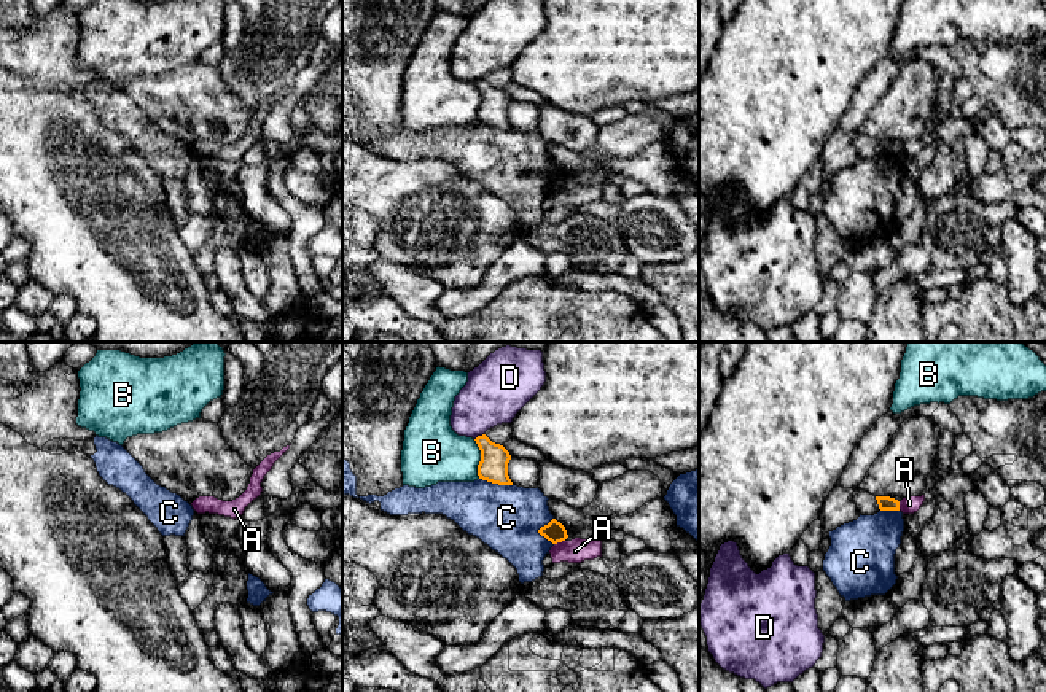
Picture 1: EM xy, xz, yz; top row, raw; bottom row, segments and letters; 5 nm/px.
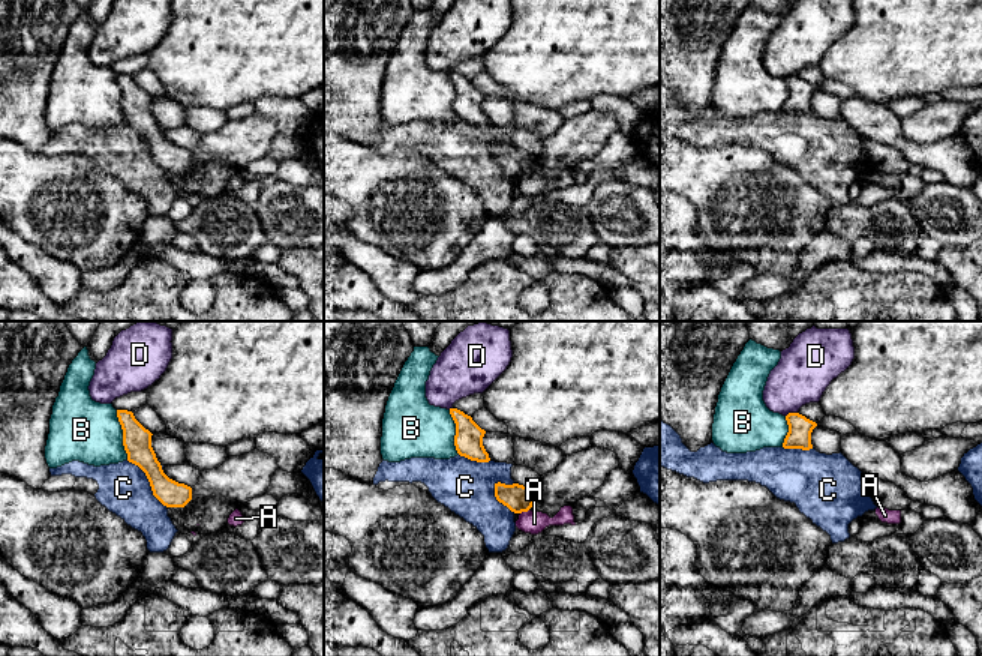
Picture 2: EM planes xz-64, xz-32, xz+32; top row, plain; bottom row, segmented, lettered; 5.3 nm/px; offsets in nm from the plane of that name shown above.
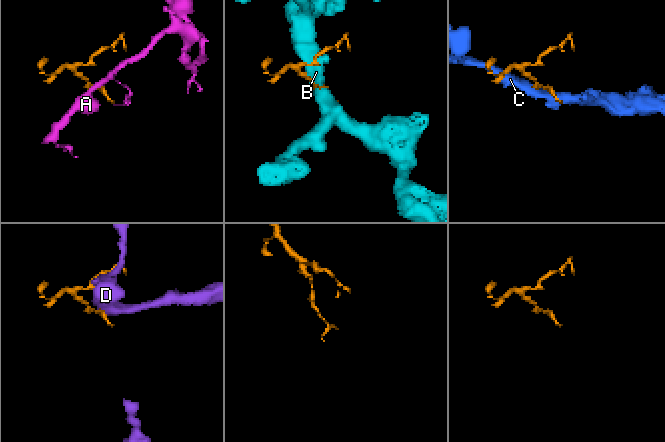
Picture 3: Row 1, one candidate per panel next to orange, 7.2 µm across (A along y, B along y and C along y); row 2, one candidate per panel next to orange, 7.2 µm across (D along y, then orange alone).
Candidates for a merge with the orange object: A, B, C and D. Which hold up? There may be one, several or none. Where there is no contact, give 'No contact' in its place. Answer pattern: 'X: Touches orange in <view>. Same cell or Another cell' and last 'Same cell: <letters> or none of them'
A: Touches orange in xz. Another cell
B: Touches orange in xz. Another cell
C: Touches orange in xz. Another cell
D: Touches orange in xz. Another cell
Same cell: none of them

